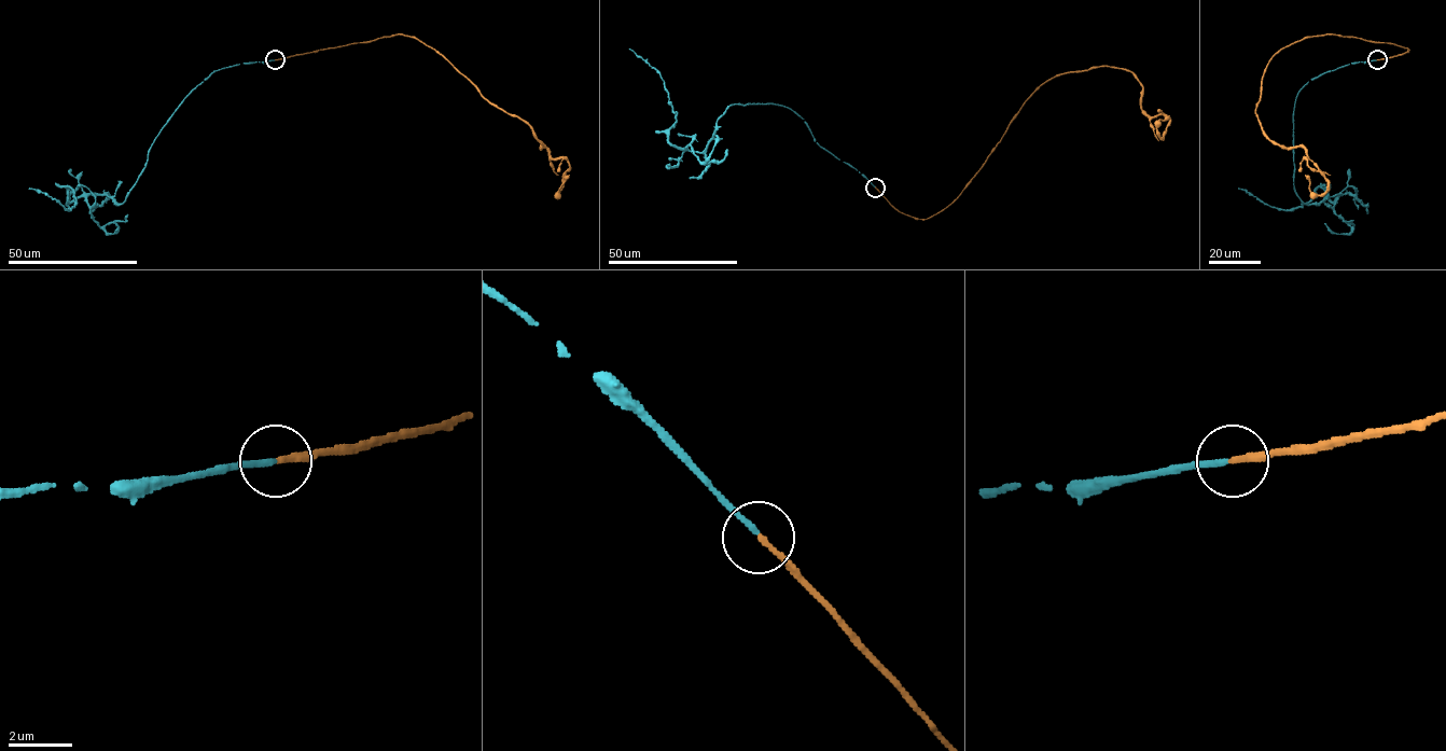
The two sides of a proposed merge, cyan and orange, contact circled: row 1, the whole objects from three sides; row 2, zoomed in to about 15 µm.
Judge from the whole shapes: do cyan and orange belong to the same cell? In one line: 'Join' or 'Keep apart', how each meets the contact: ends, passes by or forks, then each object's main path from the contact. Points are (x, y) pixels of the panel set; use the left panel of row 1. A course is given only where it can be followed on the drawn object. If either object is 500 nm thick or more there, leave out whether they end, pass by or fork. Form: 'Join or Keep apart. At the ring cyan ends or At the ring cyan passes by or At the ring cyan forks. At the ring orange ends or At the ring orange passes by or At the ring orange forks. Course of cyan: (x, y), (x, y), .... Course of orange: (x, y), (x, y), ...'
Join. At the ring cyan ends. At the ring orange ends. Course of cyan: (275, 59), (214, 71), (198, 84), (123, 203), (68, 200), (69, 188), (75, 205), (67, 209), (29, 188). Course of orange: (275, 59), (391, 36), (415, 37), (485, 99), (527, 123), (552, 157), (567, 161), (556, 194), (569, 175)

